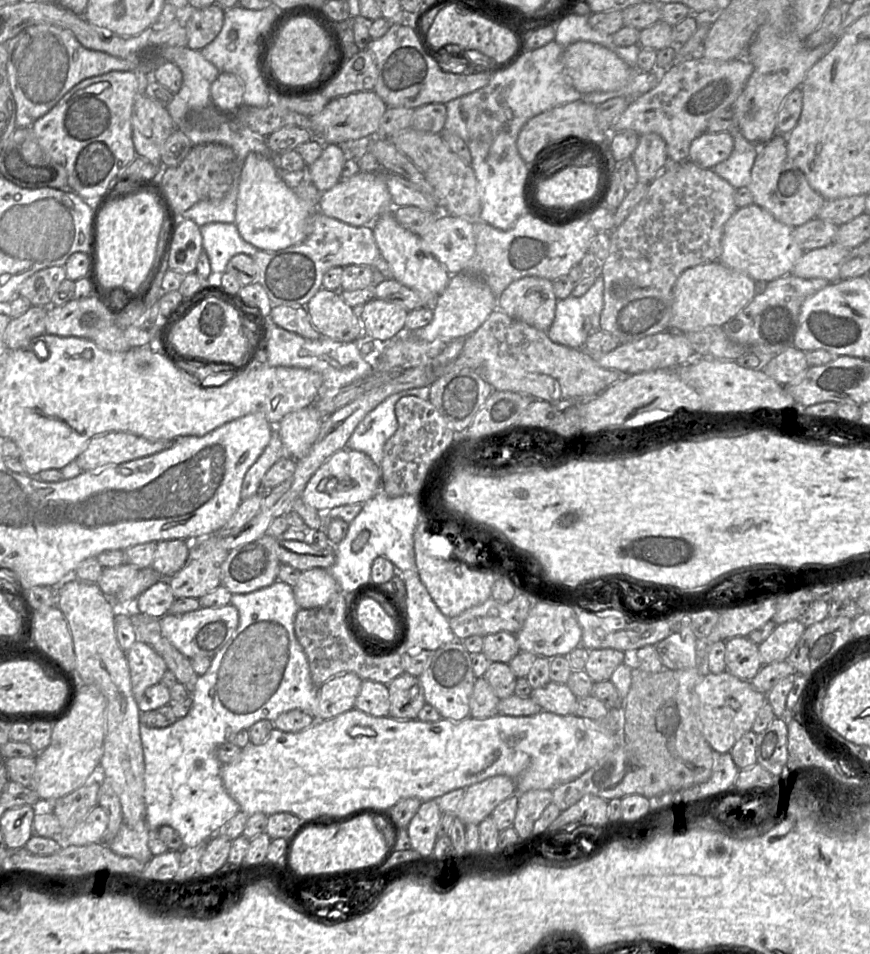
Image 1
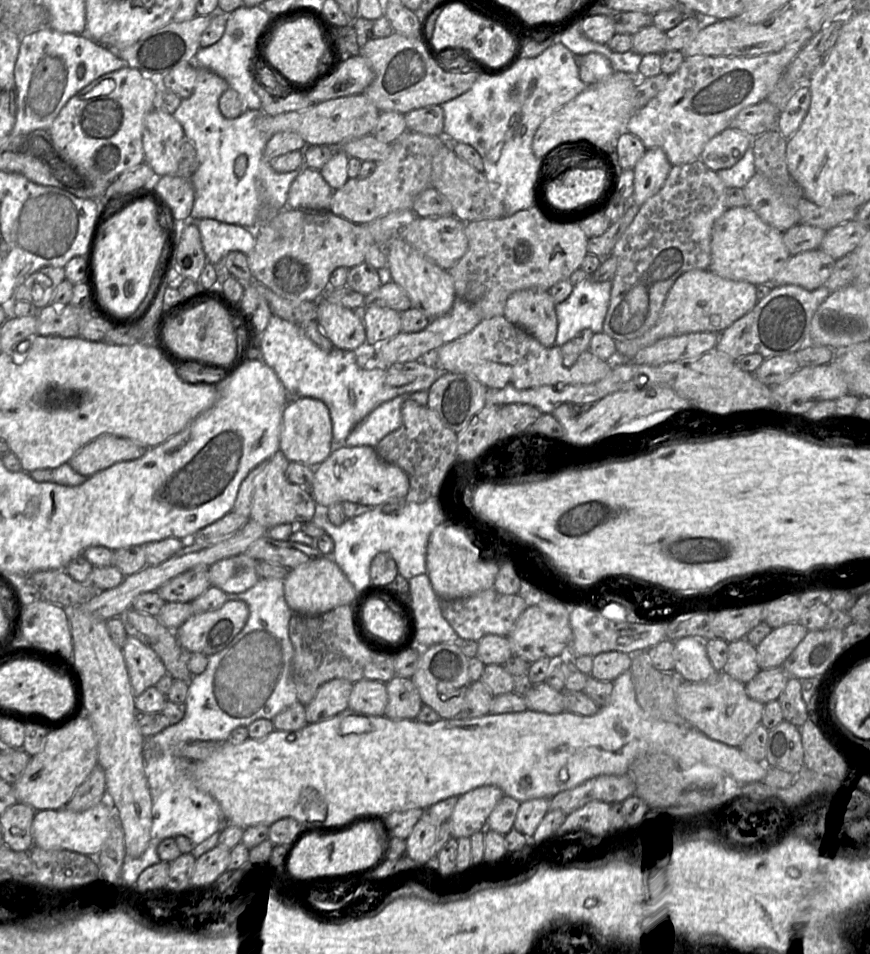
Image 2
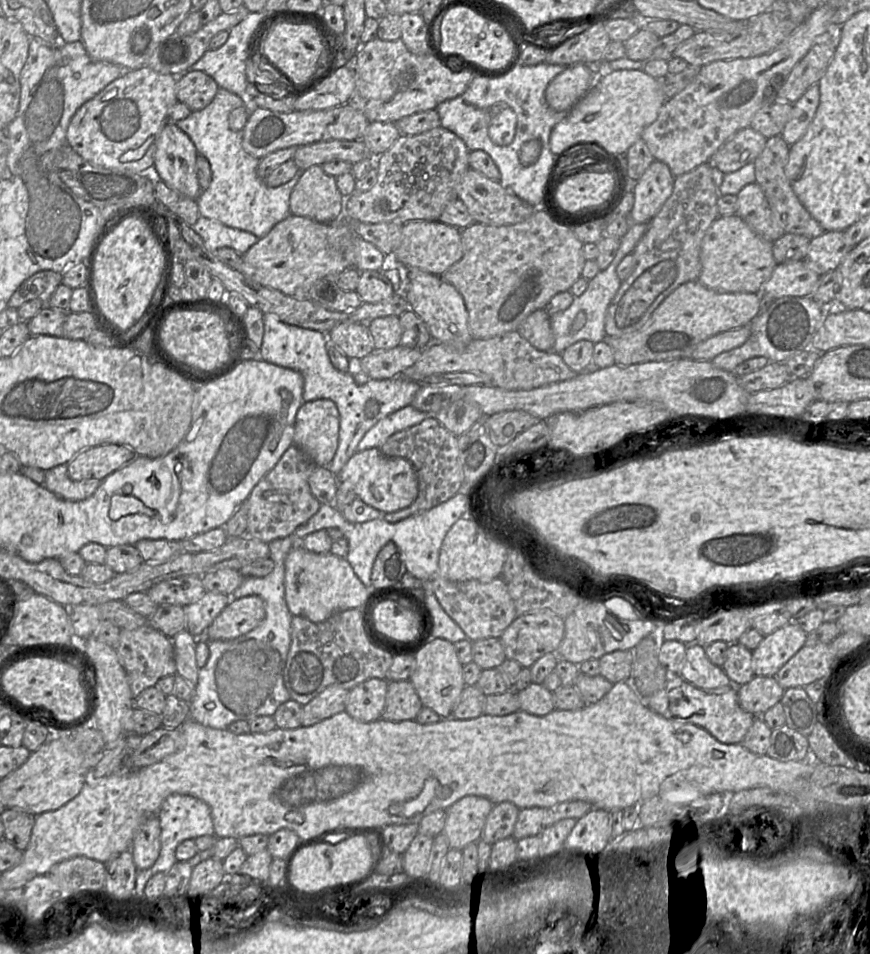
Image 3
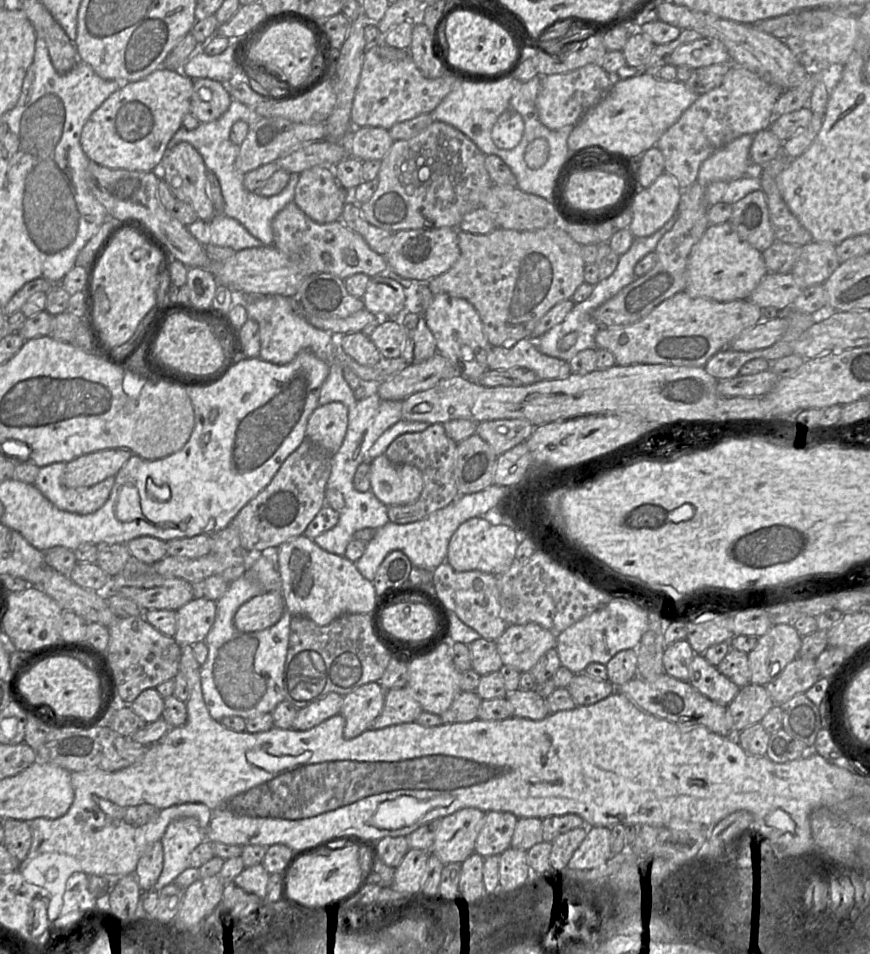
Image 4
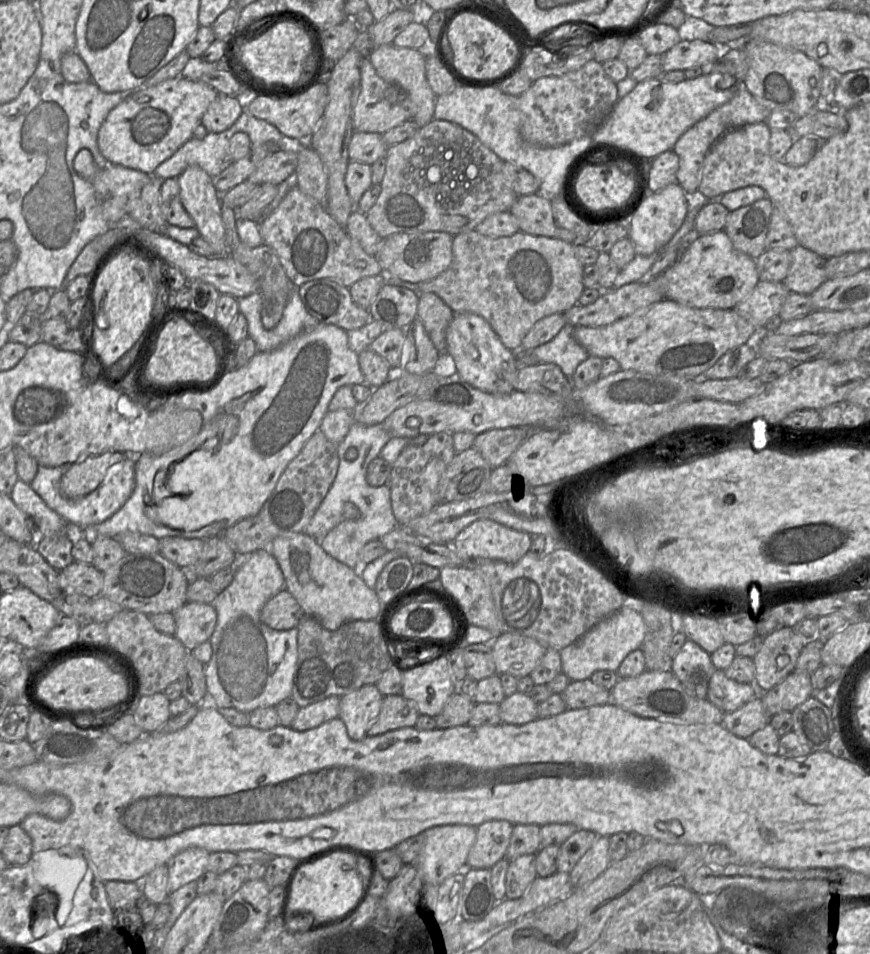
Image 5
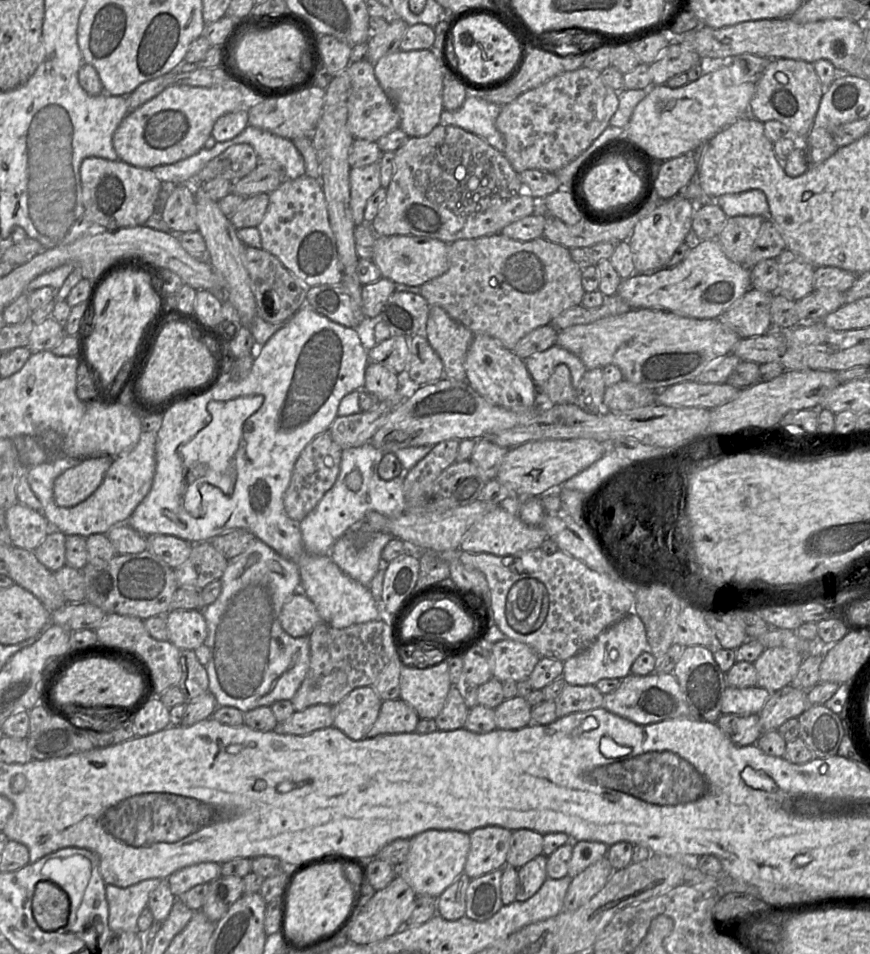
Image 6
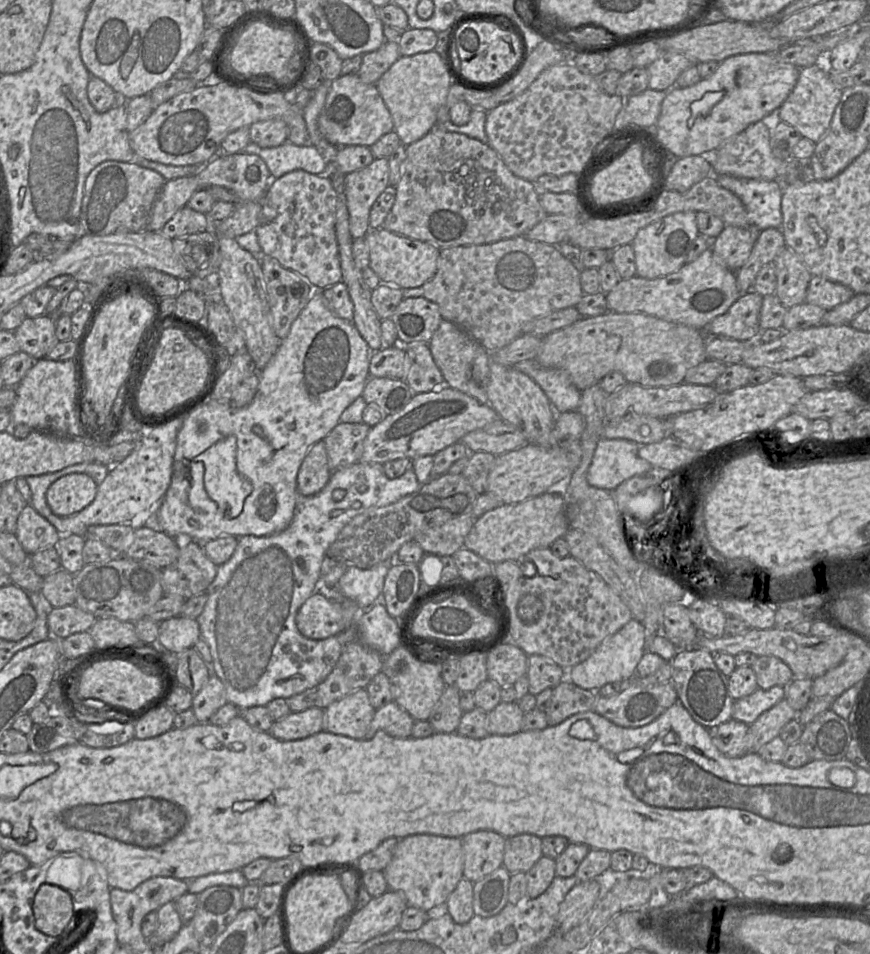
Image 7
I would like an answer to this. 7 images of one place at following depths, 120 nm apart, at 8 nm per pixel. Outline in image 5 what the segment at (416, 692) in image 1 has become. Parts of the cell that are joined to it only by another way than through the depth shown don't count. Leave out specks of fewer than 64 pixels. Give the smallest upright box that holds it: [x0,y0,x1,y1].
[368,694,420,736]

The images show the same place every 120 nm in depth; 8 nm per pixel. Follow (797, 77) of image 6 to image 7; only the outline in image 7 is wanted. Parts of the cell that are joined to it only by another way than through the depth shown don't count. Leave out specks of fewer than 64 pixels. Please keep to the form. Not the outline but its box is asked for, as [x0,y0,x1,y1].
[777,65,843,143]

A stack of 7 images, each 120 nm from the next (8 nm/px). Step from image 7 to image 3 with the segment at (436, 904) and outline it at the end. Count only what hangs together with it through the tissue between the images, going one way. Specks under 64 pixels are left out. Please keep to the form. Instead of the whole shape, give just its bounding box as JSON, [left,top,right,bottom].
[442,795,493,851]

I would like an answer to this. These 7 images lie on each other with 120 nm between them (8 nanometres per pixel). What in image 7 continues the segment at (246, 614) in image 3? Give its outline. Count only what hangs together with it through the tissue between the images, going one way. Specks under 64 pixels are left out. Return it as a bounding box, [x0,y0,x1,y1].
[296,591,352,640]

